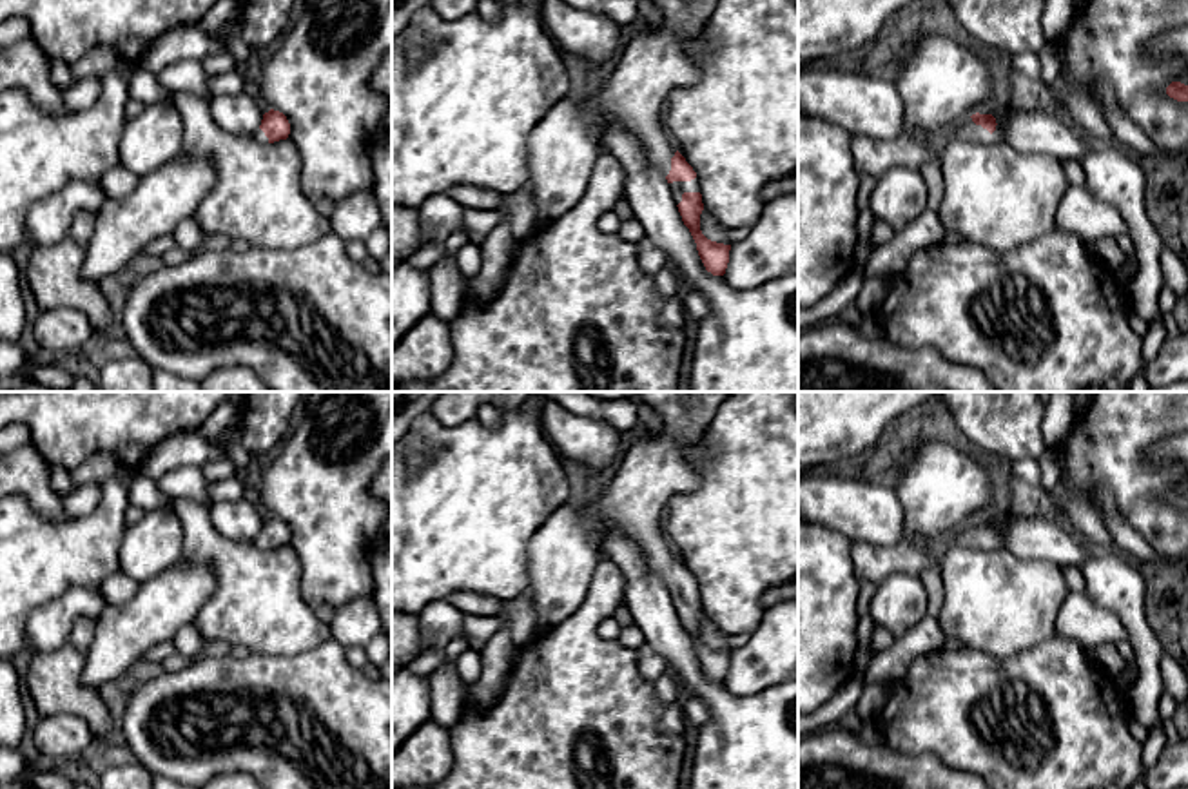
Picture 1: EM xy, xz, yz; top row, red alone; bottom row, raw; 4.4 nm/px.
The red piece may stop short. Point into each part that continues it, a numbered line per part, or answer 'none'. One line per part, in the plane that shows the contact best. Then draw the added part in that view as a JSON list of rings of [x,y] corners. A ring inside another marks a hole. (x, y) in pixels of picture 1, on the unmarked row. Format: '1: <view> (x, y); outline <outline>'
1: yz (967, 537); outline [[[965,524],[959,530],[954,530],[943,542],[943,548],[947,546],[963,546],[963,548],[974,548],[974,550],[994,550],[1003,546],[1003,537],[999,531],[996,531],[996,537],[990,541],[981,531],[976,531],[972,524]]]

